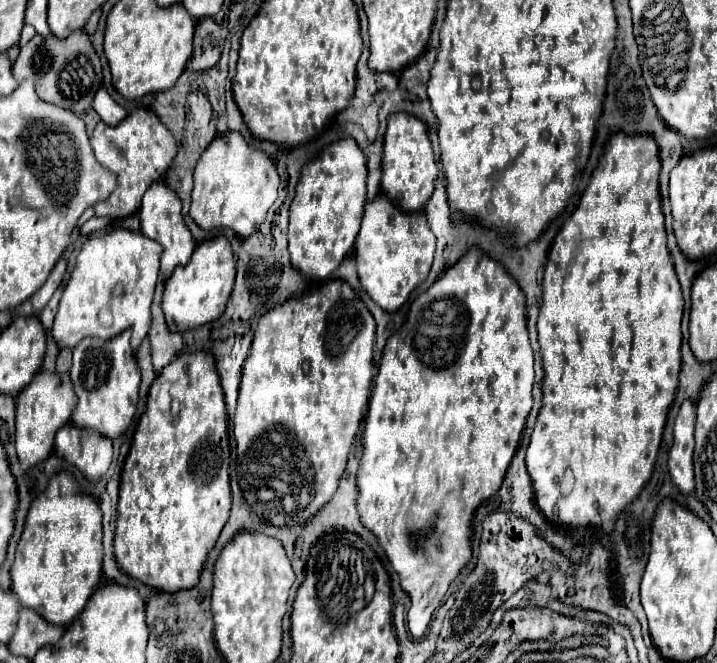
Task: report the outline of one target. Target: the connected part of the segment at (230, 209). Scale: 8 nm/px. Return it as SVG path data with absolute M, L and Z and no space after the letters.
M229 131L213 139L201 155L195 169L195 185L191 193L191 219L205 231L229 227L241 237L253 235L263 223L269 207L277 199L279 173L275 163L263 153L249 147L241 133Z

